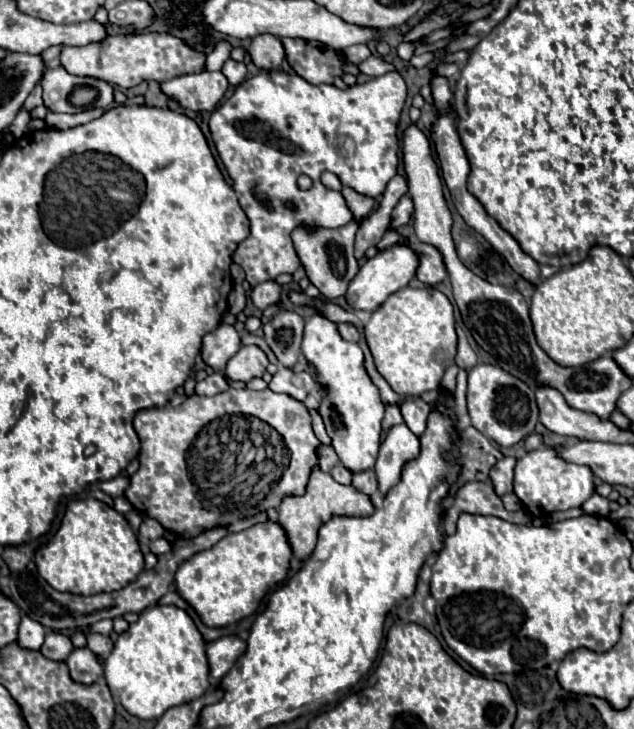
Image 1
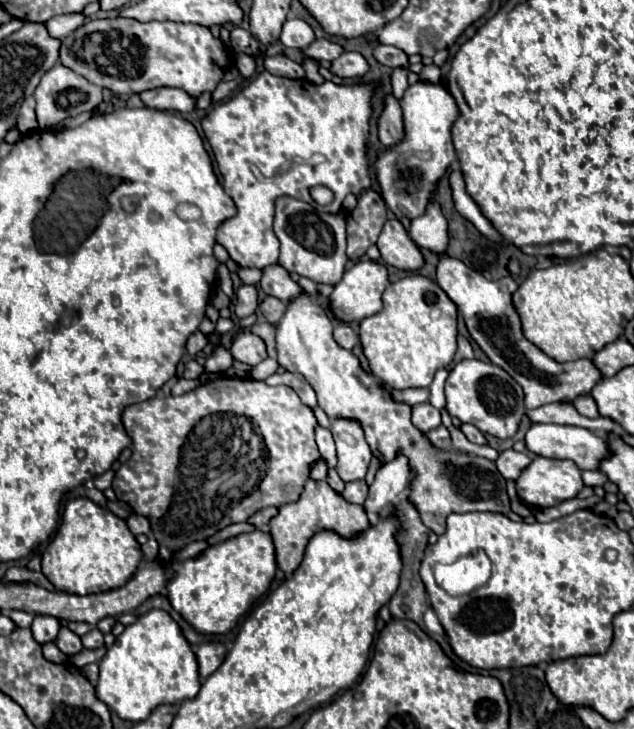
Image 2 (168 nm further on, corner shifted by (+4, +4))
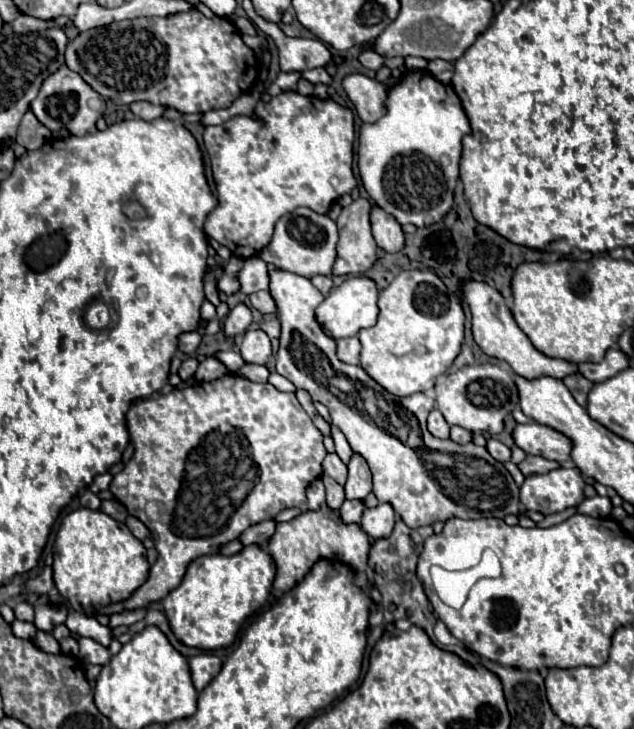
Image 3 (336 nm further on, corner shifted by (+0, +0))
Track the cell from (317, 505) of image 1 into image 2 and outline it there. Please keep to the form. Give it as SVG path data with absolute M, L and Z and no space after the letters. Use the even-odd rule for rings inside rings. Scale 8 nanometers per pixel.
M308 480L304 492L300 494L300 500L280 506L278 516L274 516L270 520L270 536L272 536L274 546L276 546L276 564L286 576L290 576L300 566L302 556L304 556L304 548L316 532L332 530L332 532L340 534L342 538L356 538L368 526L370 524L368 524L368 518L366 518L366 512L362 506L346 502L326 482Z

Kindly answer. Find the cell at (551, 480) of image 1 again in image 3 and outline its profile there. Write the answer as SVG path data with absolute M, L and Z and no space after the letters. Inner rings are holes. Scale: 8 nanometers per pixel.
M556 468L546 474L534 474L520 486L520 502L526 510L542 514L562 512L570 506L578 506L584 500L584 478L574 468Z

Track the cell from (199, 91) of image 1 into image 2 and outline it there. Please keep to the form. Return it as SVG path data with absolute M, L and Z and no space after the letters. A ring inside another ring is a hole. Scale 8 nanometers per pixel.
M156 88L146 90L140 94L140 100L146 108L154 110L166 110L166 112L192 112L194 110L194 98L188 96L180 88Z

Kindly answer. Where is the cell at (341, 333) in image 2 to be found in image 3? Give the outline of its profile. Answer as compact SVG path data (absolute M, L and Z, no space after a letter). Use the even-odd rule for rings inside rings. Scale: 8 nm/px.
M358 336L338 340L338 358L342 362L358 364L358 356L360 356L360 340L358 340Z

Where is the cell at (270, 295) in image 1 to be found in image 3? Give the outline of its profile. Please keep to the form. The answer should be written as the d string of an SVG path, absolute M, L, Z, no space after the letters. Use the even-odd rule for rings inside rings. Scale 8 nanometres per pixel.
M238 304L230 310L230 314L226 316L224 322L224 334L226 336L236 336L236 334L244 334L248 330L248 326L252 324L252 312L246 304Z

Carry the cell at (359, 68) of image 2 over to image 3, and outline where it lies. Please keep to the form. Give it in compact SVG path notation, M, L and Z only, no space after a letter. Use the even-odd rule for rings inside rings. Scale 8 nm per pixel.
M314 68L314 70L304 70L302 72L304 78L308 78L310 82L318 84L318 82L324 82L324 84L330 84L332 82L332 76L326 72L326 68Z

